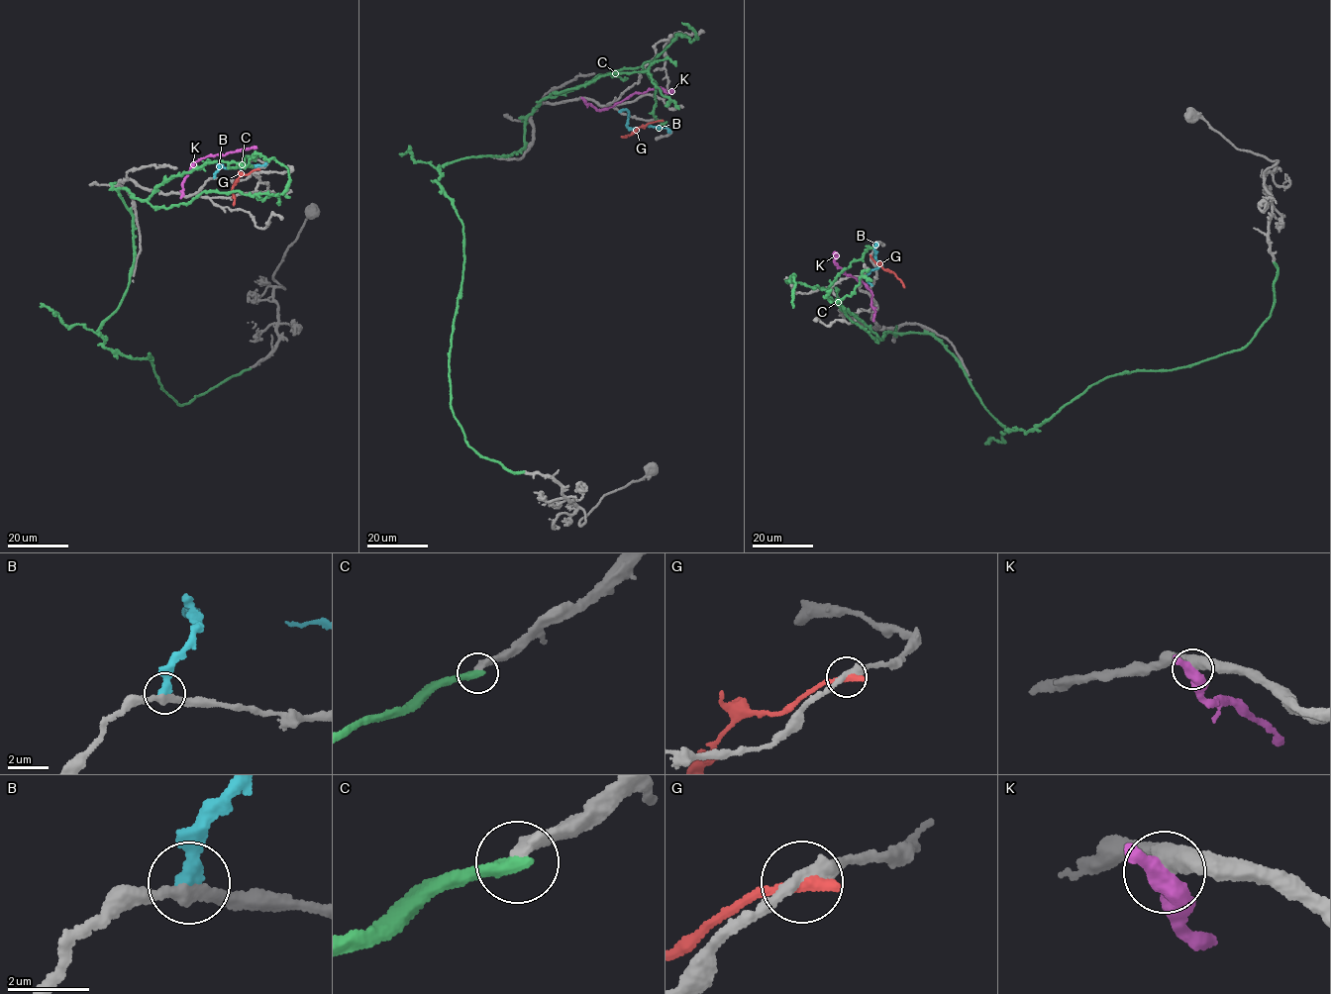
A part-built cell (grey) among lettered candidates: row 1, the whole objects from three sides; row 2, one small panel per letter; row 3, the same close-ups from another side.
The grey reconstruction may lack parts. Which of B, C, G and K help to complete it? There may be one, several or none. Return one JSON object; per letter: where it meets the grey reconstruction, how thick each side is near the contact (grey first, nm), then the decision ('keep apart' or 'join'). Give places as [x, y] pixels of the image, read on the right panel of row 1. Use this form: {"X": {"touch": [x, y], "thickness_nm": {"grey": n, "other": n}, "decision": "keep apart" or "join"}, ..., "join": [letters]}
{"B": {"touch": [871, 284], "thickness_nm": {"grey": 280, "other": 360}, "decision": "keep apart"}, "C": {"touch": [1274, 262], "thickness_nm": {"grey": 400, "other": 420}, "decision": "keep apart"}, "G": {"touch": [870, 256], "thickness_nm": {"grey": 360, "other": 280}, "decision": "keep apart"}, "K": {"touch": [873, 318], "thickness_nm": {"grey": 460, "other": 600}, "decision": "keep apart"}, "join": []}

